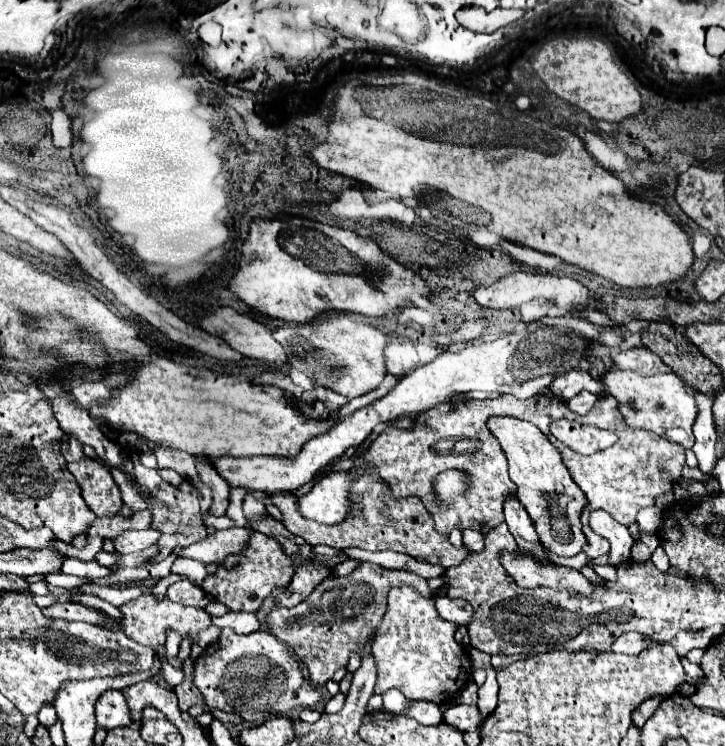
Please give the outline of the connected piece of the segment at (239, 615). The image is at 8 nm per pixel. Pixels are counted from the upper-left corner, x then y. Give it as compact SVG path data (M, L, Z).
M228 612L226 616L211 618L212 624L220 628L232 628L236 634L250 634L260 628L256 614L250 612Z

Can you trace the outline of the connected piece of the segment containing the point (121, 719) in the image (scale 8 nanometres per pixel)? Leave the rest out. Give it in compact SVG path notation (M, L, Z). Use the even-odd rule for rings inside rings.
M108 690L98 698L96 720L100 722L100 728L104 730L124 728L132 724L132 714L128 712L128 704L124 700L122 690Z

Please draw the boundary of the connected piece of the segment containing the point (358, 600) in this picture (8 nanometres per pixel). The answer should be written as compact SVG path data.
M360 562L358 568L354 572L350 572L348 576L342 578L332 578L332 580L324 580L322 584L318 584L312 594L300 602L294 608L274 608L268 616L266 616L266 628L280 640L284 642L292 654L296 654L296 658L308 668L308 676L310 682L316 686L326 686L328 680L332 680L332 674L338 668L346 668L348 666L348 658L352 652L364 656L364 652L360 652L360 644L368 644L368 640L374 638L374 632L386 612L388 606L388 592L392 590L392 586L404 586L404 584L426 584L424 578L412 574L412 572L404 572L404 570L384 570L376 564L370 562Z

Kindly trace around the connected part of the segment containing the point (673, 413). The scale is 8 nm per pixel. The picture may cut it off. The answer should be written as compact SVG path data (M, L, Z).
M612 368L604 374L602 382L610 390L610 394L618 400L620 412L628 426L650 430L666 440L682 444L686 450L692 448L694 444L692 420L696 420L696 398L692 396L692 390L684 386L674 372L656 374L656 376L640 376L632 370Z

